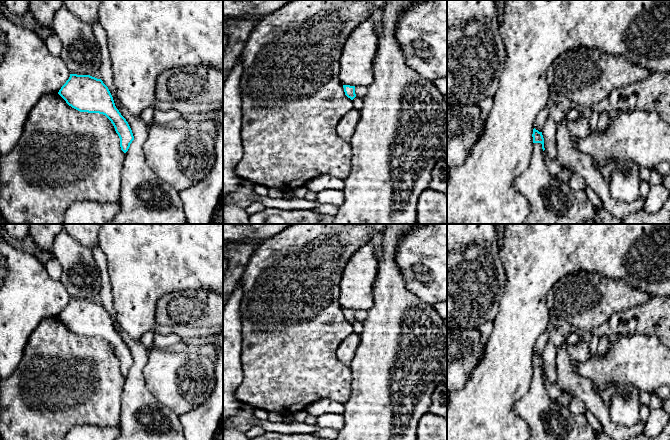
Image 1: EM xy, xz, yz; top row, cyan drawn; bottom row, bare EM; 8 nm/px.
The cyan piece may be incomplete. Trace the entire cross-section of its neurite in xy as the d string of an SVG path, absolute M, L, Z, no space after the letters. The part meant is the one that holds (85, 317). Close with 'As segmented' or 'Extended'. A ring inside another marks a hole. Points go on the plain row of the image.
M70 298L58 318L72 332L80 336L105 339L120 362L121 374L126 377L134 364L132 354L116 332L108 311L101 303L90 299Z. As segmented

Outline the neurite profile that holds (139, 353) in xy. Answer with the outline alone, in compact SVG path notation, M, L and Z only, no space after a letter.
M99 245L92 247L91 251L101 274L100 303L108 311L116 332L128 346L134 360L134 364L125 377L120 408L120 421L118 423L120 434L116 440L185 440L179 416L169 407L161 404L146 388L142 370L148 361L148 351L140 340L132 339L118 329L115 321L116 315L113 307L113 296L106 256Z

